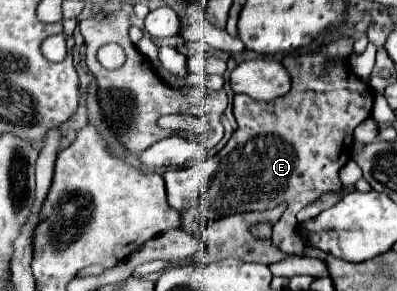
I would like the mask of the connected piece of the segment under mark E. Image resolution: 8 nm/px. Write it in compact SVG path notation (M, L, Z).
M341 38L341 40L337 40L337 42L329 44L329 46L323 46L321 52L317 52L317 54L305 54L305 56L293 56L293 54L289 54L289 56L285 56L281 62L283 62L283 66L289 70L289 76L291 76L291 90L289 90L289 94L285 94L285 96L281 96L281 98L275 98L273 102L257 102L257 100L249 98L249 96L245 96L245 94L235 94L235 100L233 100L233 114L235 114L235 120L237 120L237 126L239 126L239 128L233 132L233 136L231 136L231 140L227 142L227 146L225 146L223 150L219 150L213 158L207 158L207 160L203 160L203 162L199 162L199 164L195 164L195 166L191 166L191 168L167 170L167 174L163 176L163 178L167 180L167 182L165 182L165 184L167 184L167 200L169 200L169 204L171 204L173 208L177 208L177 210L181 212L183 230L195 232L195 230L199 230L201 226L205 226L209 220L215 220L215 218L221 218L221 216L241 214L241 212L245 212L245 210L249 210L249 208L251 208L251 210L273 208L273 206L277 206L279 202L287 202L287 210L283 212L283 218L275 224L275 238L273 238L273 242L275 242L275 246L277 246L281 252L285 252L285 254L303 256L305 246L303 246L303 240L299 238L299 234L295 232L295 226L297 226L297 224L295 224L295 214L297 214L301 208L305 208L307 204L311 204L317 196L321 196L321 194L325 194L325 192L341 190L339 170L341 170L341 166L345 166L345 164L349 162L351 148L353 148L353 136L351 136L351 134L353 134L355 126L359 126L367 116L371 116L371 108L373 108L373 92L371 92L371 88L365 86L365 84L349 70L347 64L335 64L335 66L329 64L333 58L351 56L351 52L353 52L353 38Z

